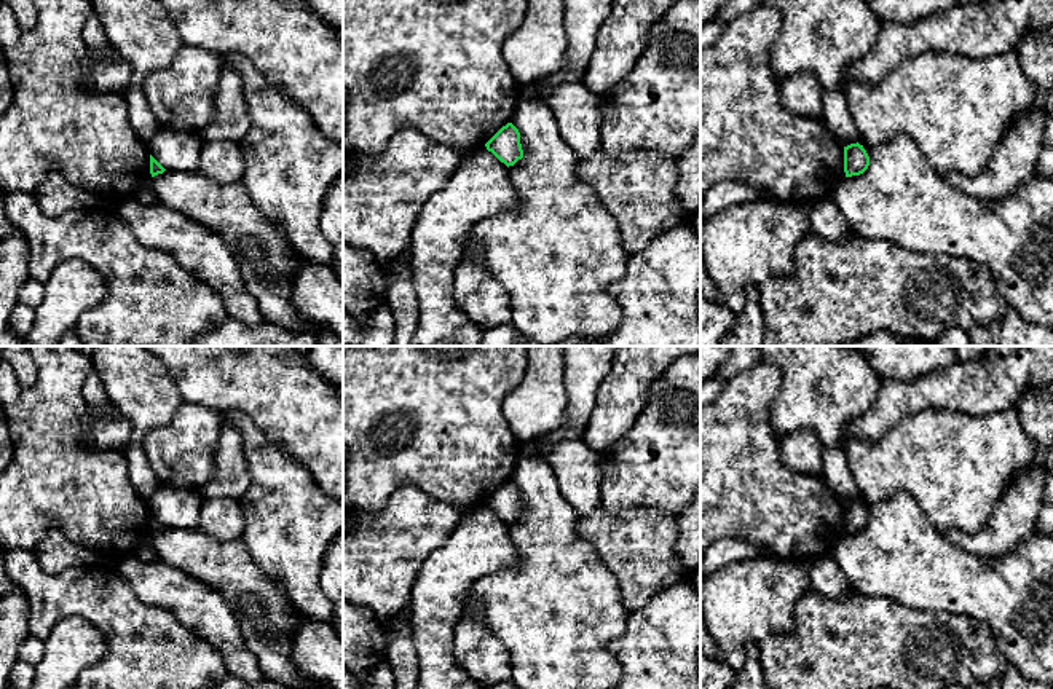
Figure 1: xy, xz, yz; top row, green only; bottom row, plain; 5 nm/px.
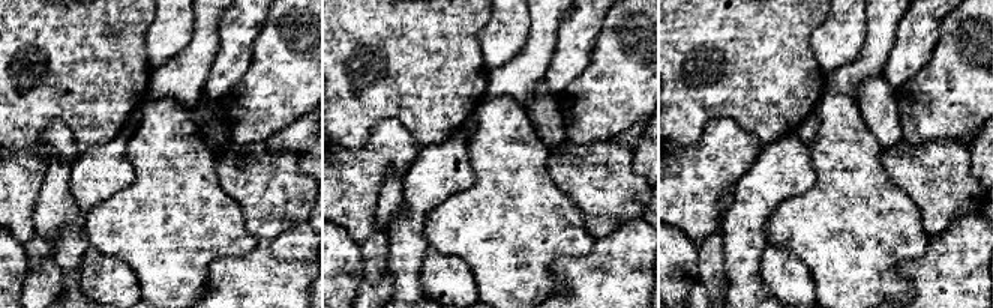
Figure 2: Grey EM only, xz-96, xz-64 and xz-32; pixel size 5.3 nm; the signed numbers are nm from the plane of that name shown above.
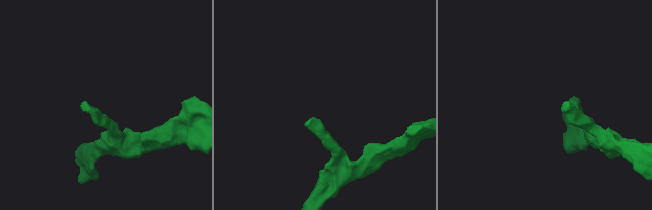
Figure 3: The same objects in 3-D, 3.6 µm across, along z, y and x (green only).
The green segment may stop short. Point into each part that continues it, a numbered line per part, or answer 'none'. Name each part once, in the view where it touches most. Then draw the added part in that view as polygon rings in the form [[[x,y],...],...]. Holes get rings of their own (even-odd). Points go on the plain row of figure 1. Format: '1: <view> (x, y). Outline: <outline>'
none

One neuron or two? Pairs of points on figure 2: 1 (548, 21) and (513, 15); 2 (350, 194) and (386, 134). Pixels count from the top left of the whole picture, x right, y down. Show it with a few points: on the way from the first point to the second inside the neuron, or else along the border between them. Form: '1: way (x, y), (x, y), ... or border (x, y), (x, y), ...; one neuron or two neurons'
1: border (530, 15), (528, 39), (519, 51); two neurons
2: way (356, 179), (386, 149); one neuron

